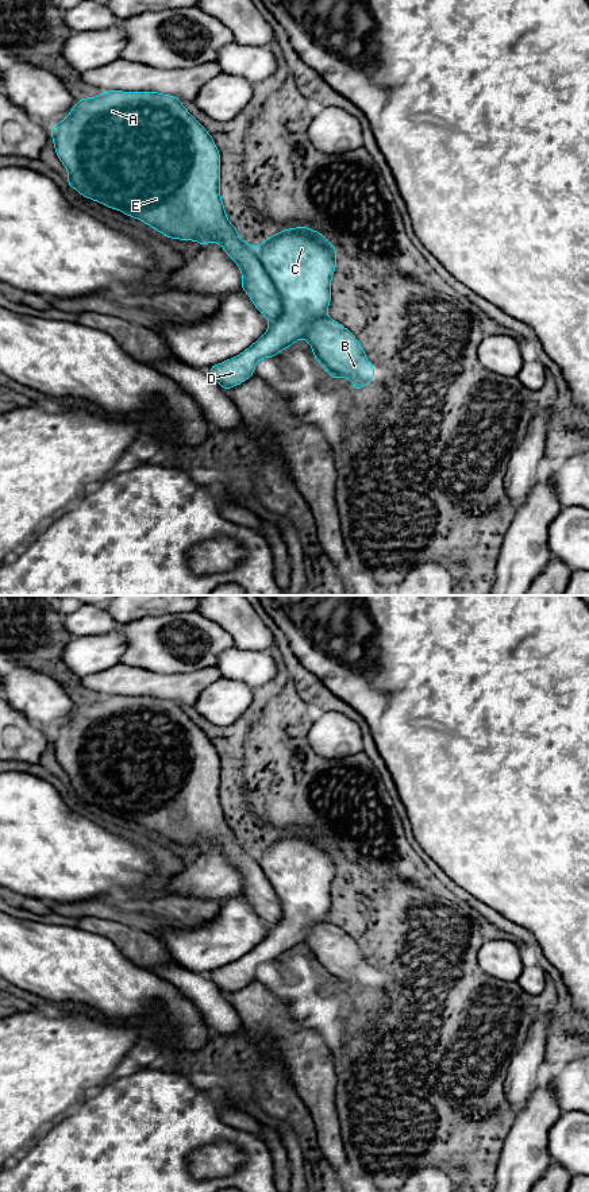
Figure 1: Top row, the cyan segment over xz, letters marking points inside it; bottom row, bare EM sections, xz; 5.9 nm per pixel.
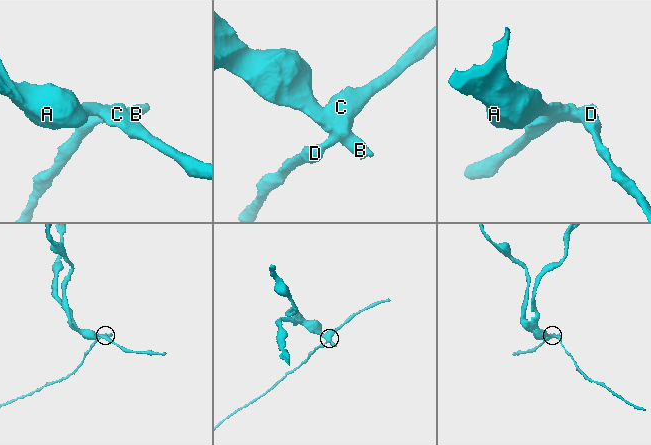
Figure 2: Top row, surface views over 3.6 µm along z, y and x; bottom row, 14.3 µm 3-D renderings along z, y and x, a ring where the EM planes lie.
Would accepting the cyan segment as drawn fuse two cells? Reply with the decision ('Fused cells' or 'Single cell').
Fused cells

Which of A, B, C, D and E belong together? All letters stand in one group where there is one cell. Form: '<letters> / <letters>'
A B E / C D

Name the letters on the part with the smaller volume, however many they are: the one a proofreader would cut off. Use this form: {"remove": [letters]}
{"remove": ["C", "D"]}

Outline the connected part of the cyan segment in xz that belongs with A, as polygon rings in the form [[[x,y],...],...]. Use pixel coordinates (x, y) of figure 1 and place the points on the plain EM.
[[[107,695],[96,702],[84,702],[70,718],[51,732],[55,757],[69,778],[66,790],[74,792],[86,803],[108,813],[122,815],[166,842],[197,845],[200,850],[209,846],[220,849],[242,876],[242,894],[269,926],[284,917],[282,903],[258,864],[257,855],[238,841],[226,819],[220,802],[220,759],[212,741],[196,725],[180,703],[158,697]]]

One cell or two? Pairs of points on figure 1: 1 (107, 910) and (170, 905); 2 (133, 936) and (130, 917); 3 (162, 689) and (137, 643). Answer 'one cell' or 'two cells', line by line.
1: one cell
2: two cells
3: two cells

